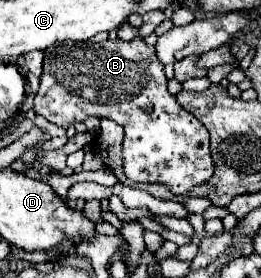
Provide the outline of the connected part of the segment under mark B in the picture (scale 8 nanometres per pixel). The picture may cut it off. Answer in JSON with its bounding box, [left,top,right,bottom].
[35,37,213,195]

